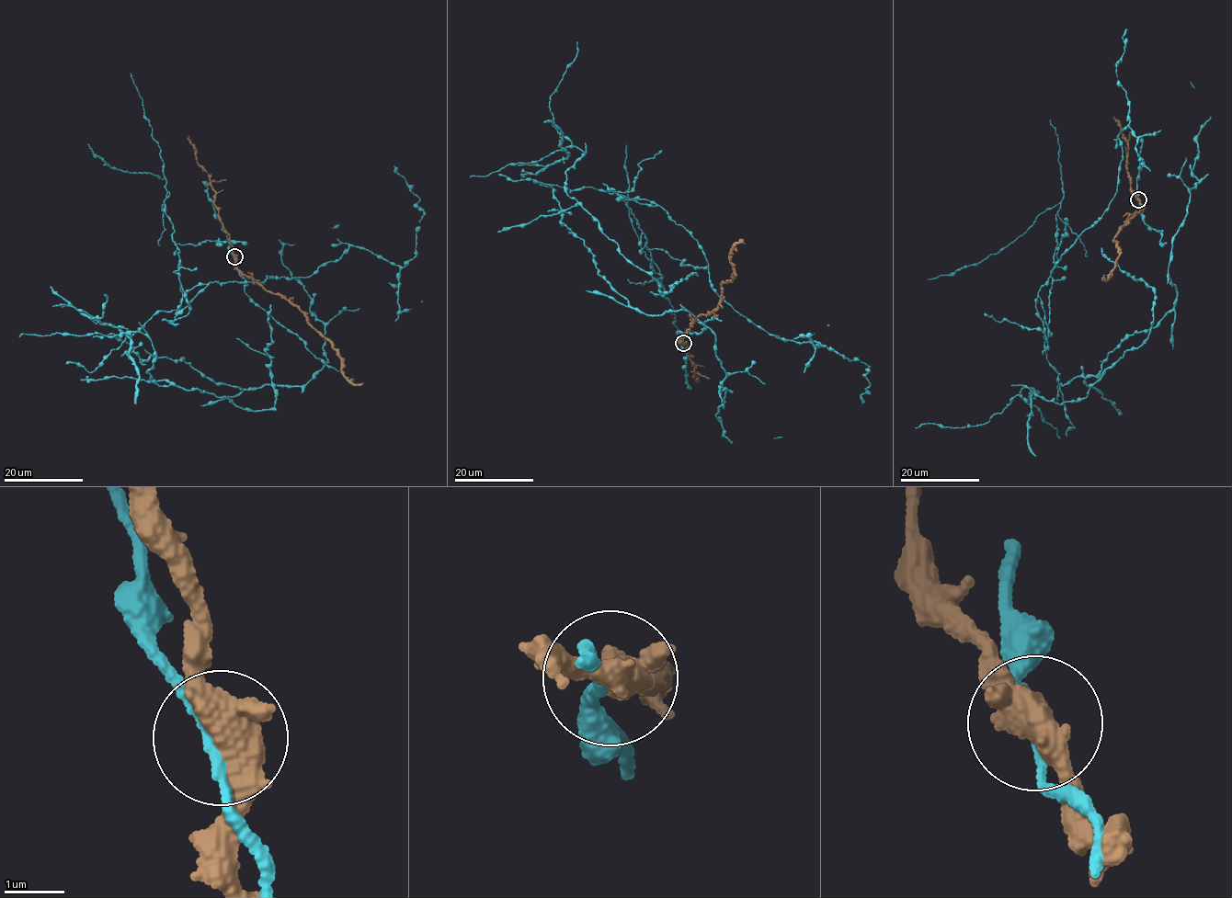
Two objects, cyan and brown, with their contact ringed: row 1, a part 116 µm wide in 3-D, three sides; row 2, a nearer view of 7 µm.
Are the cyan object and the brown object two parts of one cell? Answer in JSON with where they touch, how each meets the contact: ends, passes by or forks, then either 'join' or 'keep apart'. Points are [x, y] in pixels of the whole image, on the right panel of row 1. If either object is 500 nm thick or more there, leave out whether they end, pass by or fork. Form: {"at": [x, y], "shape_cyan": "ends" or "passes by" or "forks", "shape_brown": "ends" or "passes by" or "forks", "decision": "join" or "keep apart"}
{"at": [1138, 199], "decision": "join"}

